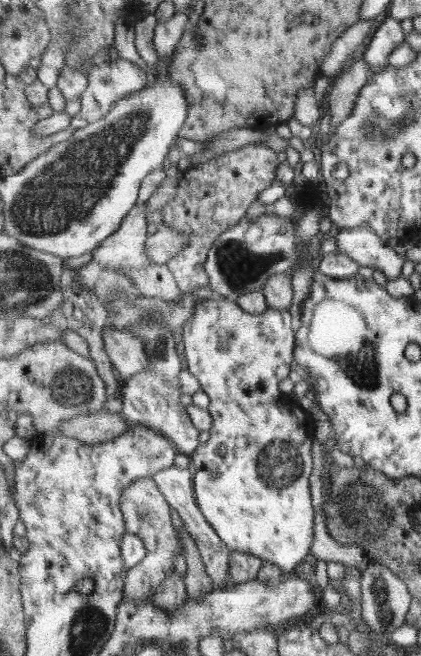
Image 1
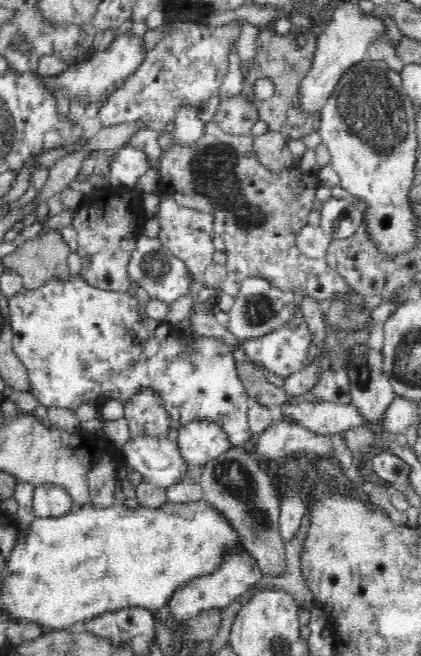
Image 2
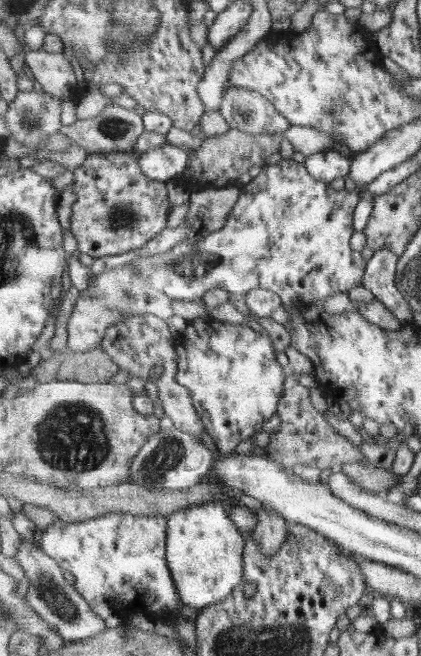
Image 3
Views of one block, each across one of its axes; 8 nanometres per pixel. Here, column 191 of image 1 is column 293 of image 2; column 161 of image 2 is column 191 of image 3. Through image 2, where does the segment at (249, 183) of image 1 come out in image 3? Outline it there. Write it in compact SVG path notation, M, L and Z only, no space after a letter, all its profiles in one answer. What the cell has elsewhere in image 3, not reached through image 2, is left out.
M231 128L226 133L204 137L201 146L195 149L195 152L191 152L185 173L176 181L183 187L186 186L191 193L234 185L241 174L253 173L266 165L267 158L281 148L282 135L281 133L252 135Z

